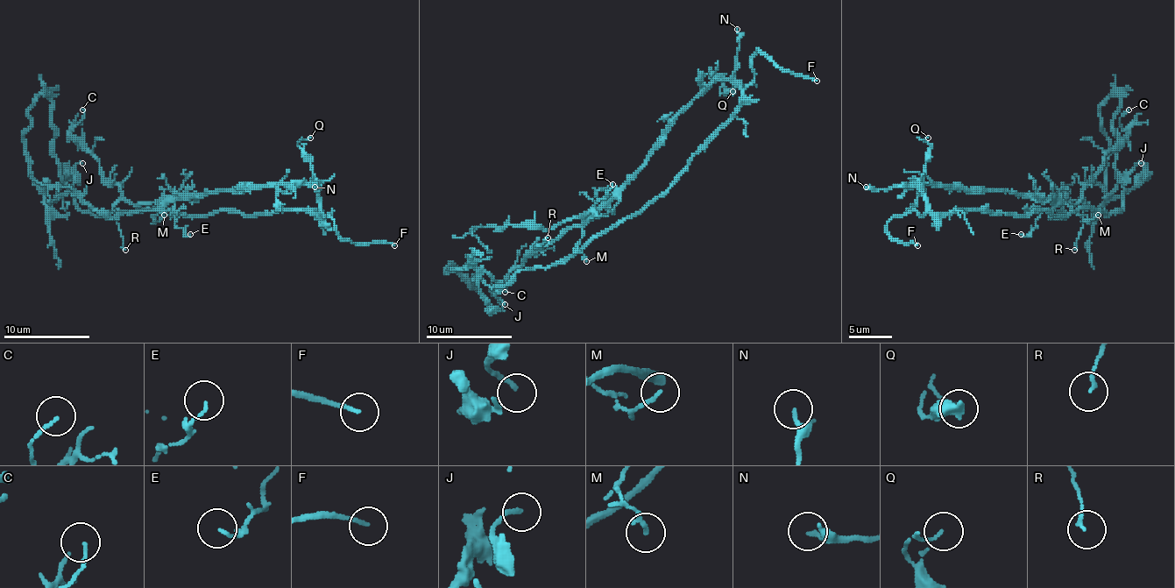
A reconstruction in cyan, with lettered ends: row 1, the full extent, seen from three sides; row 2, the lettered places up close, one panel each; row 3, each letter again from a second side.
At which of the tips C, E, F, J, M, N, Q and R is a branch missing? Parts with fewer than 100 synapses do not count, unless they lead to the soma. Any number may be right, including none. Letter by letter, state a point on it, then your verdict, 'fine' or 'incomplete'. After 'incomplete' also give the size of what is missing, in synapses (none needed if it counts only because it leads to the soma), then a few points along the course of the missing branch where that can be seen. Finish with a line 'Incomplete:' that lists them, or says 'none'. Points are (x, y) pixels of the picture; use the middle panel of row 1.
C: at (505, 292); fine
E: at (612, 184); fine
F: at (817, 81); incomplete
J: at (505, 304); fine
M: at (586, 261); fine
N: at (737, 29); fine
Q: at (732, 91); fine
R: at (548, 237); fine
Incomplete: F

